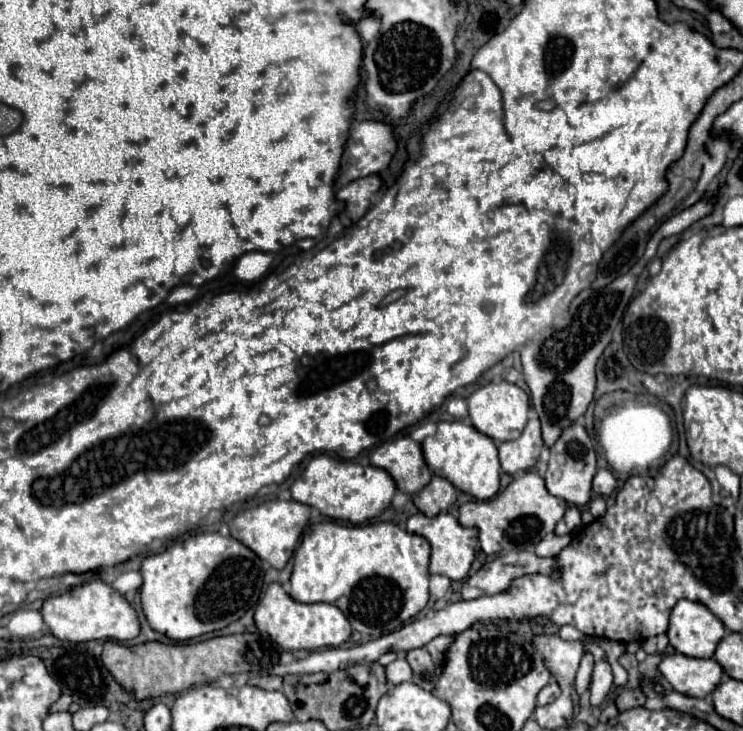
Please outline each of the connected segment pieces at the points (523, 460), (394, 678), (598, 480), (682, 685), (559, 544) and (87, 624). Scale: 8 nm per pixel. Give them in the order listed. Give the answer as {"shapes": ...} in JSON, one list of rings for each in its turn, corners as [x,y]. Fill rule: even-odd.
{"shapes":[[[[531,416],[523,434],[517,440],[499,444],[501,470],[507,472],[509,476],[517,476],[519,472],[531,470],[539,458],[541,448],[543,448],[543,438],[541,438],[539,418]]],[[[399,656],[395,662],[387,664],[385,666],[385,672],[387,672],[387,680],[391,684],[401,684],[401,682],[409,682],[411,680],[411,666],[407,664],[407,660],[403,656]]],[[[599,470],[597,476],[593,478],[593,492],[601,496],[611,496],[615,490],[617,482],[609,470]]],[[[685,654],[665,656],[659,670],[675,692],[705,698],[723,680],[723,668],[713,658],[689,658]]],[[[547,534],[537,546],[535,546],[535,554],[537,556],[557,556],[567,544],[571,542],[571,536],[557,536],[557,534]]],[[[93,580],[61,596],[47,598],[41,606],[41,616],[49,632],[57,640],[67,640],[67,642],[89,642],[89,640],[125,642],[137,638],[139,634],[139,620],[131,604],[117,590],[113,590],[101,580]]]]}

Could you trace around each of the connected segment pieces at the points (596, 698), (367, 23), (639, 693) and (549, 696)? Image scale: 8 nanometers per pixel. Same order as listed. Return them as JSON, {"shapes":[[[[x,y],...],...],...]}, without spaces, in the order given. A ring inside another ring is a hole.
{"shapes":[[[[599,662],[595,664],[593,668],[593,676],[591,676],[591,706],[593,708],[599,708],[607,694],[611,692],[611,686],[613,686],[613,672],[611,672],[611,666],[609,662]]],[[[363,18],[357,22],[357,30],[361,34],[363,44],[367,44],[375,38],[375,32],[379,30],[379,22],[375,18]]],[[[635,688],[635,690],[623,690],[619,696],[617,696],[617,708],[619,712],[625,712],[625,710],[631,710],[631,708],[637,708],[637,706],[643,706],[645,704],[645,694],[641,688]]],[[[551,682],[551,684],[547,684],[547,686],[539,692],[537,706],[545,706],[545,704],[549,704],[551,700],[555,700],[557,696],[559,696],[559,686],[557,686],[555,682]]]]}

